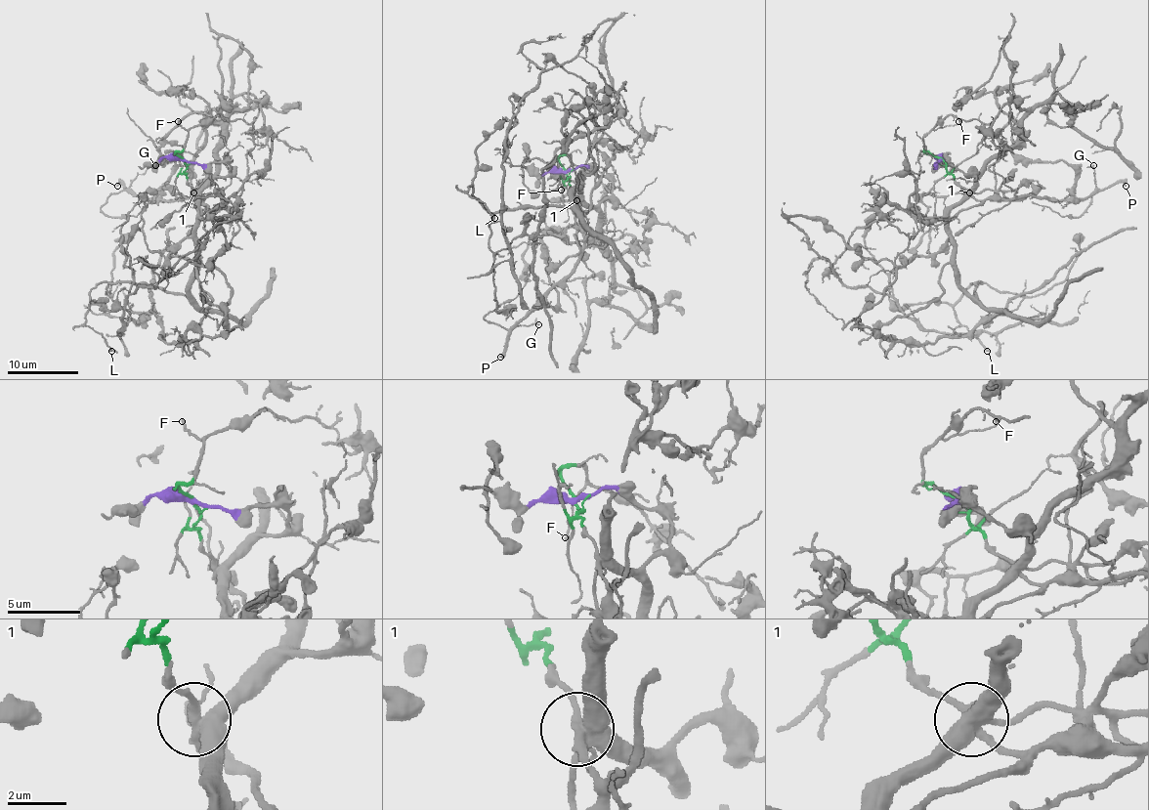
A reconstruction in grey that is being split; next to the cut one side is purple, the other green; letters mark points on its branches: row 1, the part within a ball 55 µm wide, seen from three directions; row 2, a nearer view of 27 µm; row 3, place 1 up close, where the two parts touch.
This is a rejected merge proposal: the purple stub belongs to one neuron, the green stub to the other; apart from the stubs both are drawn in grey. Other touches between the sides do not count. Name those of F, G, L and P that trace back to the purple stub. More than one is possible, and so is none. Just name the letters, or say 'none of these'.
L

